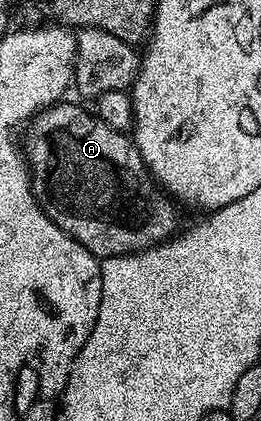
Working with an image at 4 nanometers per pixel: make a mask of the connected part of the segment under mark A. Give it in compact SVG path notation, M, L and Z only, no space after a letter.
M62 100L52 106L45 107L36 118L28 123L27 129L29 131L25 134L25 142L23 138L23 157L26 166L29 167L29 187L33 189L33 195L39 204L39 208L55 224L59 224L59 228L63 228L63 232L67 232L67 236L71 236L76 242L83 244L83 248L87 248L87 252L94 254L98 260L123 256L124 254L138 254L140 250L148 250L150 246L160 246L162 242L169 241L179 230L179 227L177 227L178 207L175 205L174 199L170 198L158 186L157 179L149 173L141 154L133 144L132 137L128 133L121 133L109 128L104 120L94 116L90 111L89 115L83 107L76 106L75 103L69 101Z

